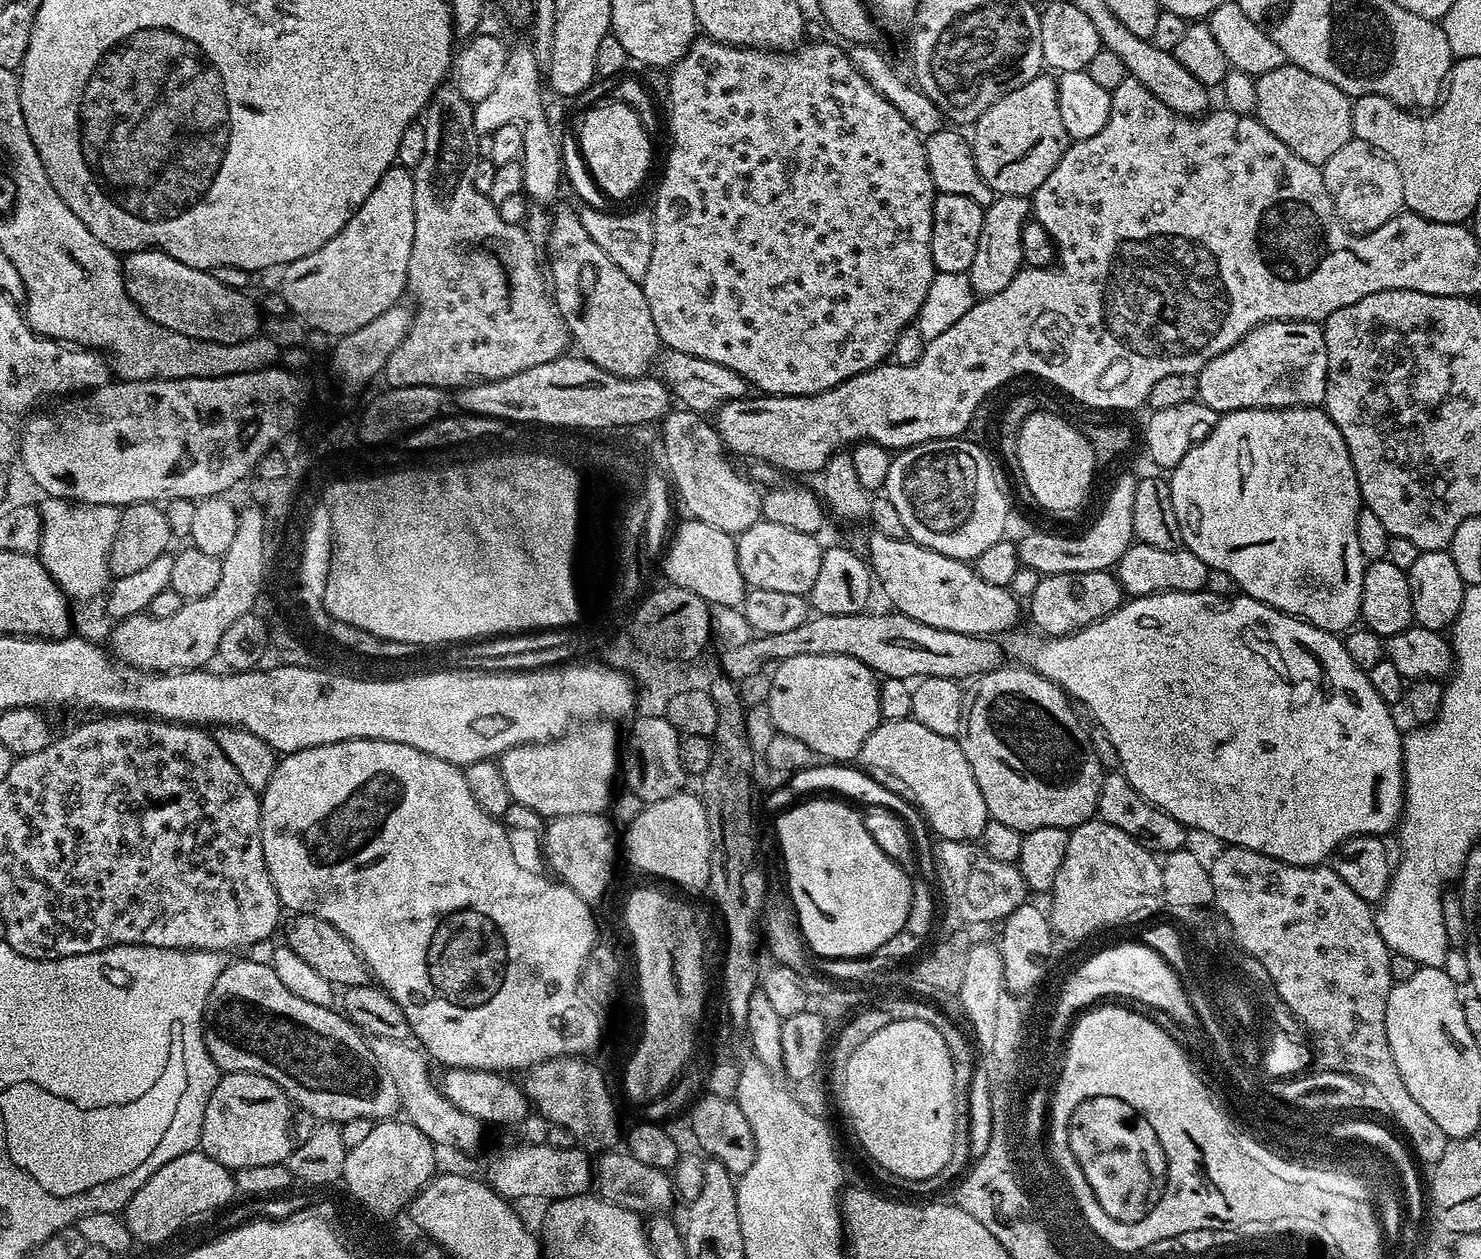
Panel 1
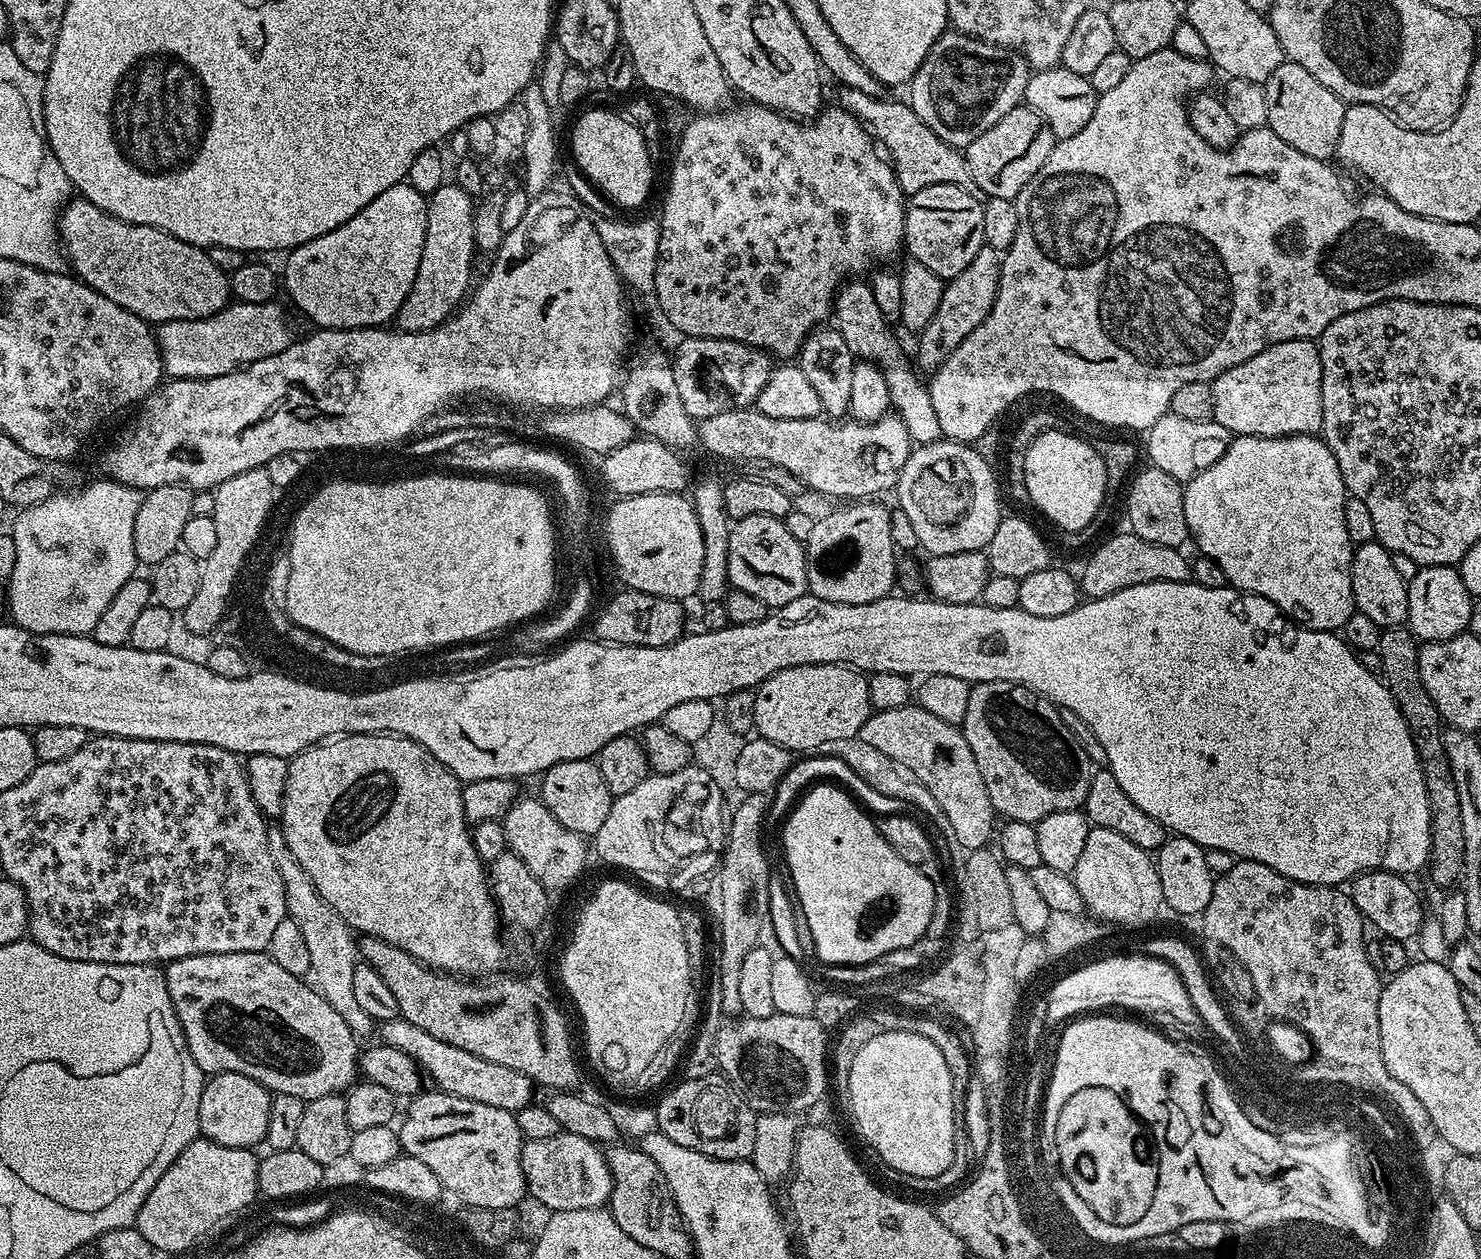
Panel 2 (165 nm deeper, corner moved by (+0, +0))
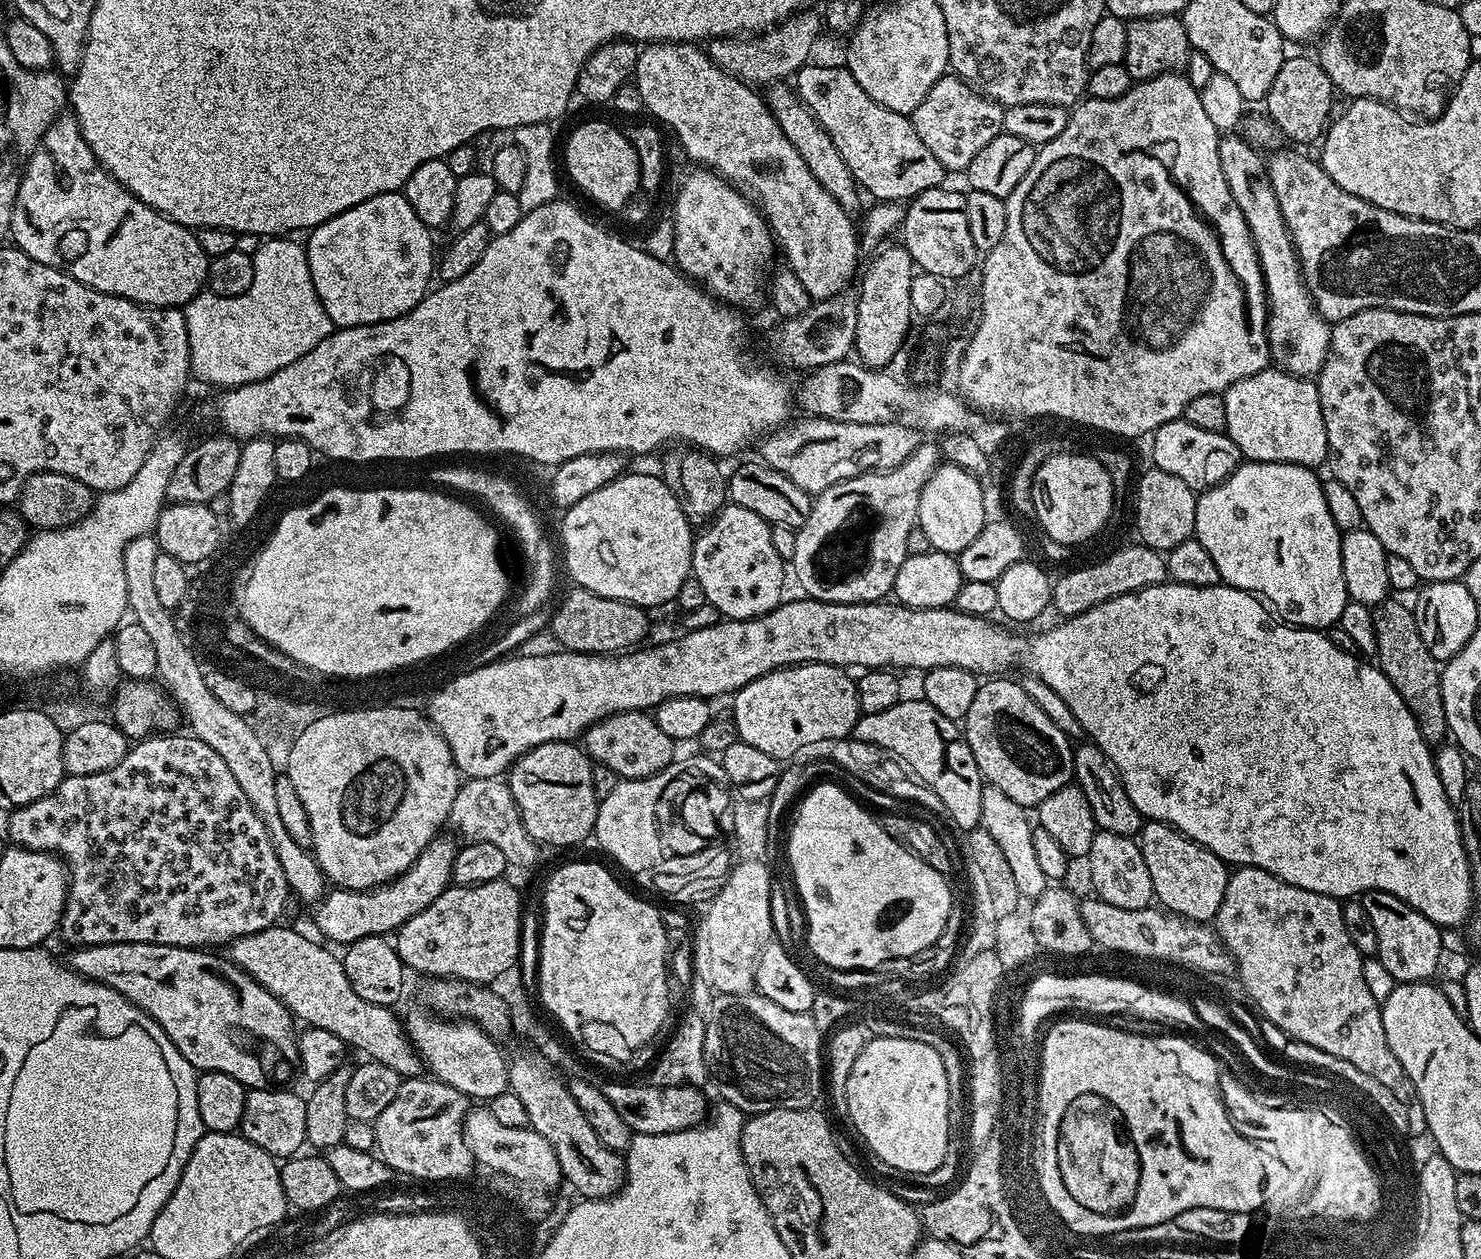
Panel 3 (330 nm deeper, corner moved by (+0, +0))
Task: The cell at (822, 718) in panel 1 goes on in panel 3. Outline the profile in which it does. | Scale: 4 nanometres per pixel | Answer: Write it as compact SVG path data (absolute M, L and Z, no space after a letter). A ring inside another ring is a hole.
M798 664L791 668L776 668L742 686L735 693L733 700L736 701L730 706L739 743L754 746L754 750L762 750L762 754L770 754L770 758L775 760L788 762L791 756L799 757L801 749L810 746L810 742L851 737L862 713L855 679L844 672L847 671L843 667L834 664Z

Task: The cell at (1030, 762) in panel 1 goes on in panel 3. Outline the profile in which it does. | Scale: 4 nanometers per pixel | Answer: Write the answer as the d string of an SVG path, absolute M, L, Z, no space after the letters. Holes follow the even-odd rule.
M988 678L981 683L974 703L964 715L962 731L985 781L1032 810L1050 798L1054 790L1073 783L1074 744L1042 714L1038 702L1026 694L1023 683L1004 679L1008 678Z

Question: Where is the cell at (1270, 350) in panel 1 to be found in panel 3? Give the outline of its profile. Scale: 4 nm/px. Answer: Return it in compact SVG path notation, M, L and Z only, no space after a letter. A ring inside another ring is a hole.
M1275 366L1228 385L1222 393L1226 402L1224 432L1238 446L1241 457L1248 462L1282 462L1319 469L1319 464L1327 461L1329 450L1316 386L1315 379L1291 376Z

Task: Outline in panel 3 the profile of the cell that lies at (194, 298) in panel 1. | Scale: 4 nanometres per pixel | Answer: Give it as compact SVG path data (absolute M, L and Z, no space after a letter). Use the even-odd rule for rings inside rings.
M64 114L57 118L48 128L48 133L44 135L43 143L48 144L48 148L44 148L45 146L37 147L29 155L33 156L29 158L28 162L26 160L26 167L23 169L17 201L14 202L11 243L26 254L30 254L30 258L34 258L34 262L42 262L46 266L60 268L64 272L69 272L78 282L82 282L94 290L133 300L134 303L143 306L145 309L180 308L191 302L205 287L210 263L210 258L204 253L202 246L198 246L197 233L193 229L174 222L170 216L163 216L161 212L154 210L134 194L130 194L130 190L126 190L126 186L122 186L113 176L109 176L97 164L95 154L90 150L90 146L85 142L84 137L80 135L80 127L76 125L75 116Z

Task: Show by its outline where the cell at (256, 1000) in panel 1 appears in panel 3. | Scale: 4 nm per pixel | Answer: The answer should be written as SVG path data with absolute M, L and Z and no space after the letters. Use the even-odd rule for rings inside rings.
M118 942L102 946L76 946L66 963L79 976L118 990L134 1006L154 1018L158 1026L174 1042L176 1049L200 1072L230 1074L245 1089L284 1086L292 1076L300 1058L298 1024L292 1011L253 976L248 976L231 959L215 956L215 951L199 948L171 948L165 944Z

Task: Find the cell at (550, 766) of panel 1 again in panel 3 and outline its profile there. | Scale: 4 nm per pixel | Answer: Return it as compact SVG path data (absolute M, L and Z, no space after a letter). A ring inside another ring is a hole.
M436 835L401 876L394 877L386 884L379 884L377 888L336 886L325 891L314 908L316 928L325 936L323 939L333 940L328 941L333 945L347 946L358 942L358 938L395 933L410 918L414 918L414 914L422 914L422 910L426 910L426 906L430 906L430 902L434 902L453 883L454 858L458 851L457 837L444 835Z

